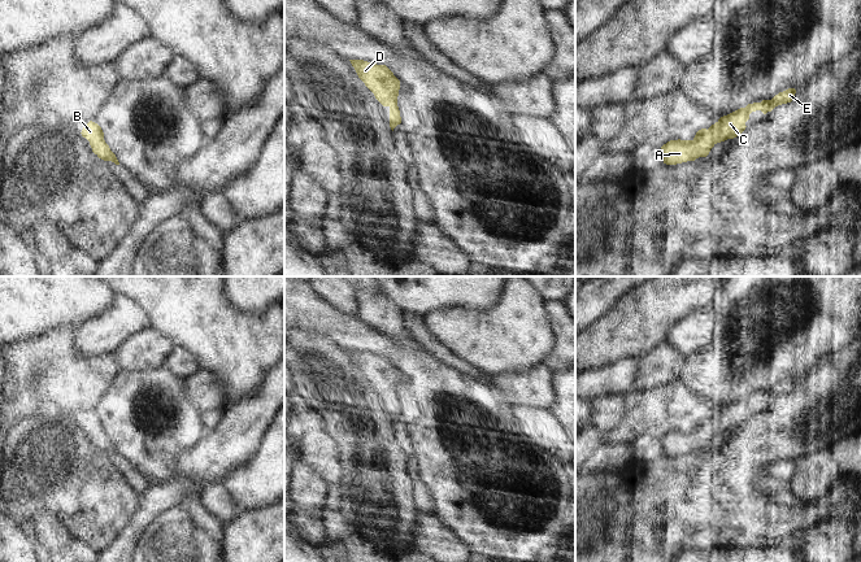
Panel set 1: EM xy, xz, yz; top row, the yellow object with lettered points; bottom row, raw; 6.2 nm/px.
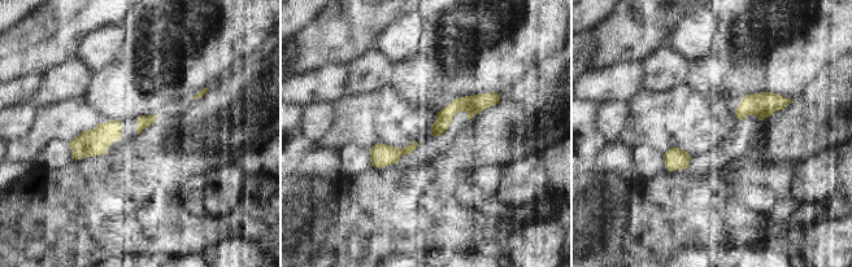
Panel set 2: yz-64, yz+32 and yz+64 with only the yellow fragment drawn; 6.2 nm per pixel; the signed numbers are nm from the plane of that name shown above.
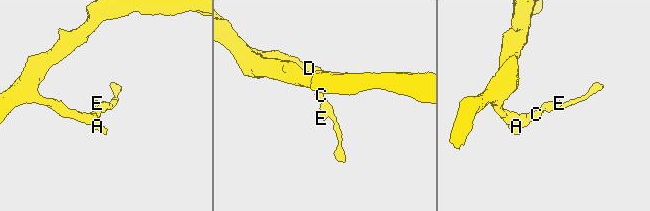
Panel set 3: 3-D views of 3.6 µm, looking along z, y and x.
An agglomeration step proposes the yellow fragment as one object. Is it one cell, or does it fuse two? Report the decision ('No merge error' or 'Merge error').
No merge error.

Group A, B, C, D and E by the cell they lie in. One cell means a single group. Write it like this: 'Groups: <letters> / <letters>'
Groups: A B C D E.

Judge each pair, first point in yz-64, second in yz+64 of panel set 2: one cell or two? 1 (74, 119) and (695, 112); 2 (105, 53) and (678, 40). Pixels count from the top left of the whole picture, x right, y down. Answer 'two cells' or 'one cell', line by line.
1: one cell
2: one cell

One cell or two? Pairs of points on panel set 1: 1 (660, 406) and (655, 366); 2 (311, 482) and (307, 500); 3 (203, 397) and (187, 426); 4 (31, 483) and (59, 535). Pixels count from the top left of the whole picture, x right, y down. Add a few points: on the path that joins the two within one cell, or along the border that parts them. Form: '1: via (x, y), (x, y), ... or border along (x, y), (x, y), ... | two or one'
1: border along (677, 379), (655, 388), (630, 392) | two
2: via (308, 486), (307, 496) | one
3: border along (187, 380), (191, 400), (204, 413) | two
4: border along (33, 517), (43, 510), (52, 510), (69, 530) | two

